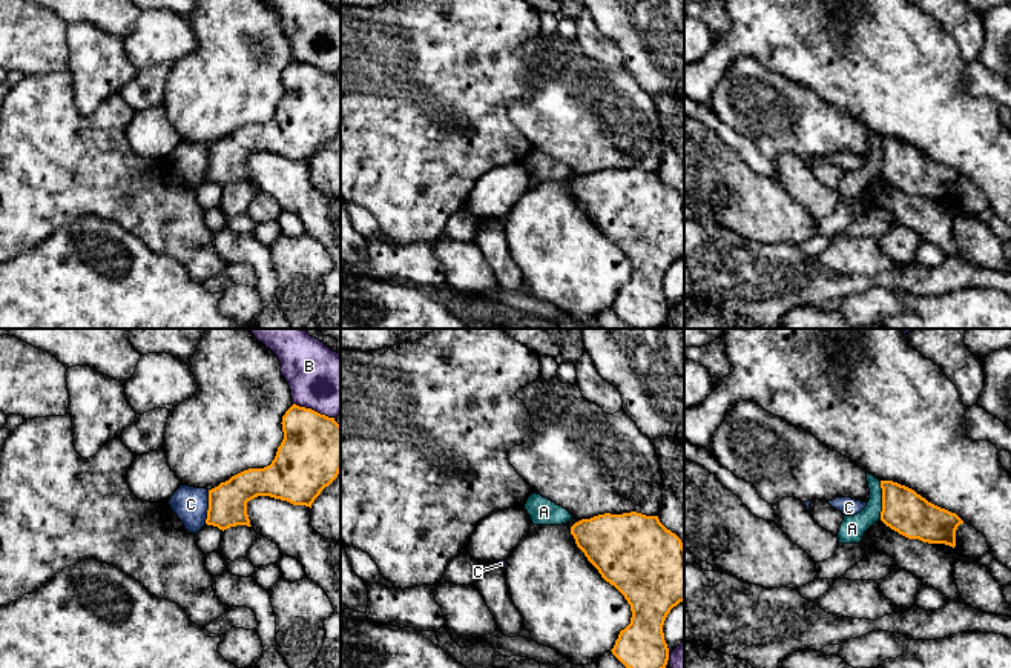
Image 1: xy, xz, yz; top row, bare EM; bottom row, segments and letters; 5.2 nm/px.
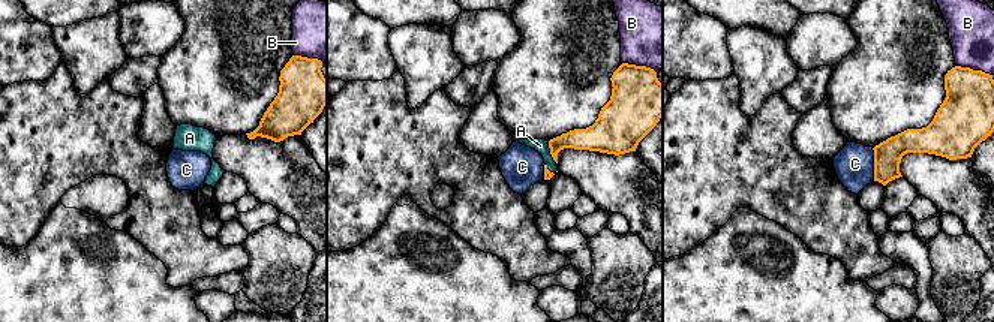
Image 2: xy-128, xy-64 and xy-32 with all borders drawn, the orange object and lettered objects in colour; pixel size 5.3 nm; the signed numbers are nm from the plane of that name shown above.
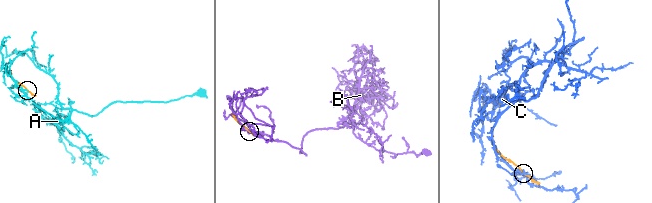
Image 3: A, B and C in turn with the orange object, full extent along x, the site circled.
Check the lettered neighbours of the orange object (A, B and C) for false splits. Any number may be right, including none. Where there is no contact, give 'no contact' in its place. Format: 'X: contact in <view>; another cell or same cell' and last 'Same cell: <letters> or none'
A: contact in yz; another cell
B: contact in xy; another cell
C: contact in xy; another cell
Same cell: none

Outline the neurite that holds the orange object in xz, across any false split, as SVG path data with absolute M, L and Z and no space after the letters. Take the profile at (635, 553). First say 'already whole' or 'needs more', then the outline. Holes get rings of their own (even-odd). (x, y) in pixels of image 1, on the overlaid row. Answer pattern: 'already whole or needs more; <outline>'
already whole; M637 511L598 514L581 519L571 527L577 547L614 585L631 605L631 623L620 631L612 654L626 668L666 668L669 648L663 625L673 607L684 600L684 547L681 539L667 530L658 516Z

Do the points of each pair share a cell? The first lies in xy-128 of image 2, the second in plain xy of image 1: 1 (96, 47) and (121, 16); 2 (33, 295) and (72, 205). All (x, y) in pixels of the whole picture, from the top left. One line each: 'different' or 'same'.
1: different
2: different

